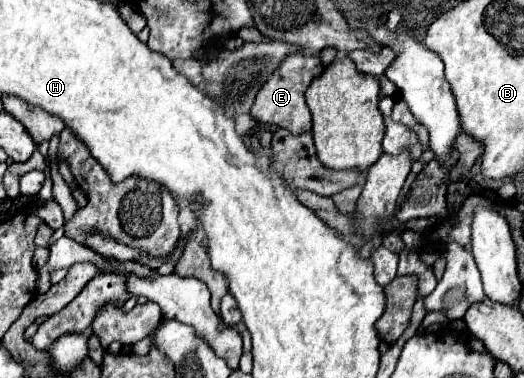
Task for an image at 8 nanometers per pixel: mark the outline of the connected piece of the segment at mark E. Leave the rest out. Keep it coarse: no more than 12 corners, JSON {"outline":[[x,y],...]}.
{"outline":[[287,54],[249,112],[263,124],[311,130],[303,94],[323,64]]}

